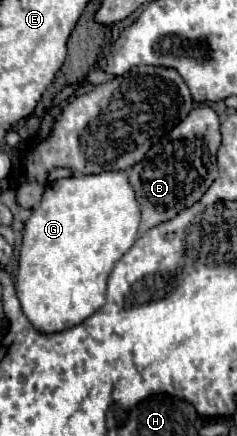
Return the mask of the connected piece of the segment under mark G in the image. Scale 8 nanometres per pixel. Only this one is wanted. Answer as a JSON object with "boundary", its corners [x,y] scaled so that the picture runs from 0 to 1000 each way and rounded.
{"boundary":[[[532,390],[371,404],[329,399],[194,427],[177,463],[152,482],[135,482],[93,528],[93,569],[68,633],[68,674],[110,729],[143,743],[143,752],[169,761],[253,761],[388,725],[439,697],[447,638],[464,633],[481,606],[557,569],[574,550],[582,514],[591,468]]]}

